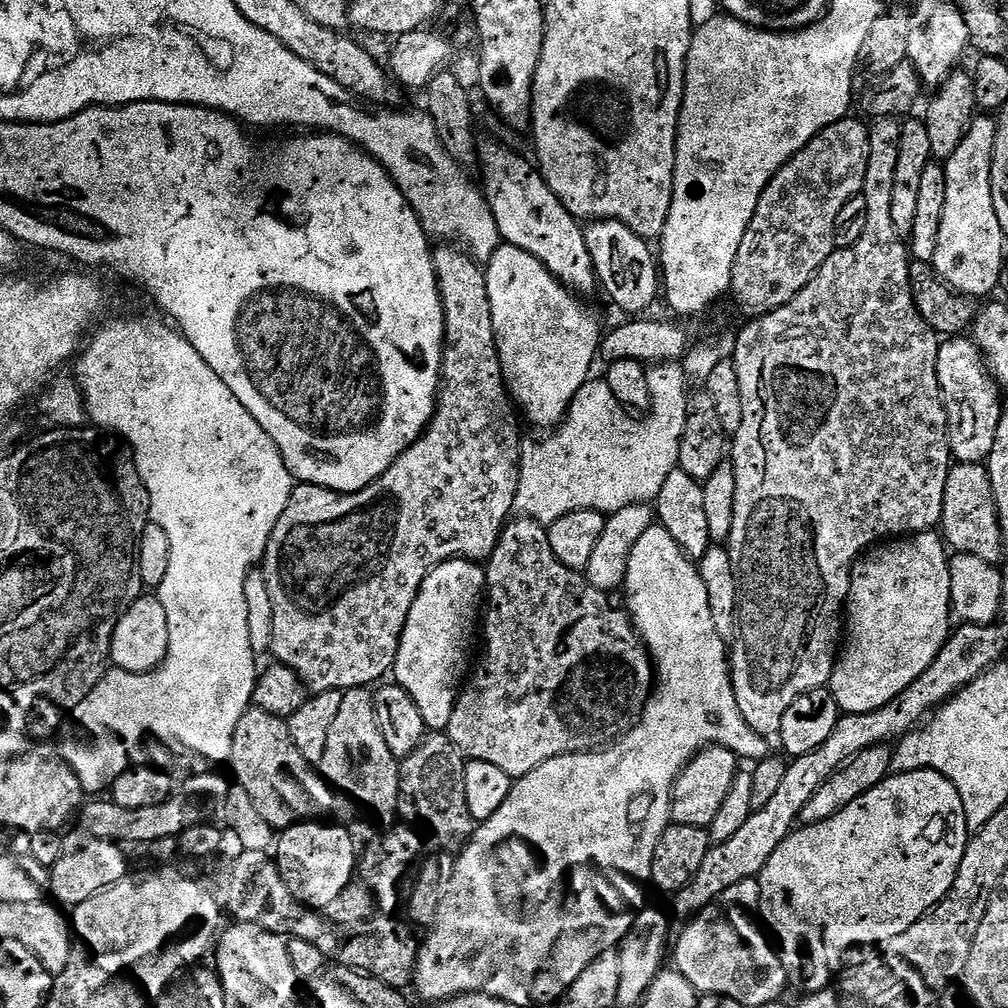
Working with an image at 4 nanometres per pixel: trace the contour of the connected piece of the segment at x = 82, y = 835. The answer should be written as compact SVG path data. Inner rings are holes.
M83 830L75 831L64 836L62 858L54 862L50 870L51 899L68 910L86 902L86 898L94 898L94 894L114 886L114 882L123 880L130 872L128 856L124 853L127 851L116 841L103 840Z

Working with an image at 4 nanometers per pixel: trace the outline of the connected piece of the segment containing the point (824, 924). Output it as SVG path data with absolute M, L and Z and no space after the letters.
M932 768L889 774L881 784L874 786L874 790L870 790L866 794L862 794L862 798L850 802L850 806L846 806L846 810L834 814L829 820L821 824L806 824L793 830L782 842L782 846L778 846L778 850L774 850L774 854L770 854L770 862L766 862L766 866L758 877L763 916L765 915L763 923L767 925L770 932L770 927L772 927L771 935L778 945L780 960L784 963L789 977L793 981L801 980L804 983L803 991L805 993L817 992L827 988L845 971L846 965L849 963L847 960L851 958L855 948L868 948L871 944L883 946L898 934L910 930L910 926L914 926L914 922L918 922L927 912L931 912L936 907L936 903L950 890L950 886L954 886L954 878L958 874L958 866L962 866L962 854L966 854L969 839L970 829L966 810L954 782L950 782L941 772L936 772Z

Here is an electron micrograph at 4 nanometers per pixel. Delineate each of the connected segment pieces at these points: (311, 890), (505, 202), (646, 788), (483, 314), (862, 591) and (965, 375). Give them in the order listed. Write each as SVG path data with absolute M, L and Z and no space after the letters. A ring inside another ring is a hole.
M328 822L294 823L279 833L274 844L274 859L282 874L282 882L286 882L286 886L290 886L290 894L294 894L294 898L298 898L298 902L317 910L330 906L330 901L338 894L342 894L342 890L346 890L348 884L353 883L358 872L357 841L351 831L347 827L339 828L336 824L324 823Z
M488 144L479 149L478 164L481 172L484 174L484 184L482 191L484 199L487 200L490 210L494 214L494 222L500 231L500 239L503 243L513 244L528 254L534 254L548 270L554 274L554 278L560 281L565 288L576 294L585 294L584 292L597 291L598 281L594 262L590 258L590 250L586 246L584 237L584 228L581 221L562 206L558 194L550 190L550 186L540 175L537 165L531 159L519 156L512 148L503 148L500 144Z
M654 526L646 530L642 538L638 538L638 546L634 546L634 554L630 554L624 588L628 592L627 611L654 661L654 687L651 689L648 704L644 707L639 722L623 733L619 740L599 750L555 756L550 758L550 762L542 762L542 766L538 766L530 774L519 777L513 783L506 802L502 802L494 815L477 827L471 842L456 856L454 878L450 878L450 886L442 898L442 906L438 906L438 914L427 929L428 937L423 937L420 945L414 989L416 988L417 994L424 1000L439 1002L449 1000L451 996L463 996L466 992L485 992L488 996L506 1000L517 1007L559 1001L564 991L574 982L574 978L578 978L578 974L582 974L582 970L586 970L586 966L590 966L590 962L594 962L598 954L613 951L623 941L636 920L636 913L645 907L644 880L645 884L651 881L654 850L658 850L658 842L672 820L672 791L684 767L700 751L713 746L729 748L741 761L759 762L770 754L769 737L754 730L754 726L750 726L750 722L742 718L742 710L738 710L738 698L732 685L730 648L714 626L714 614L710 612L710 598L700 577L700 569L664 528Z
M437 247L435 251L433 251L432 261L434 262L436 277L438 278L438 290L440 291L440 297L444 303L444 366L440 369L440 391L436 398L436 412L433 414L428 427L425 428L424 433L422 433L420 437L392 463L390 470L386 470L386 474L382 474L373 482L373 484L366 486L362 490L358 490L357 492L332 492L330 489L323 488L317 484L297 483L292 489L292 497L286 506L286 510L282 514L282 518L278 518L278 522L270 534L268 545L264 551L262 571L266 578L266 587L270 590L270 606L274 609L274 642L272 643L271 655L274 657L275 663L290 666L290 670L294 670L302 678L302 682L307 686L309 693L312 694L317 692L329 692L330 690L368 688L369 686L375 685L377 682L383 681L385 679L383 676L386 675L387 672L389 675L396 667L396 655L398 654L398 646L400 645L400 639L402 638L404 627L406 626L406 618L410 618L410 606L414 606L414 598L418 598L418 590L422 586L424 579L426 579L442 562L446 562L447 560L459 558L462 560L475 560L477 562L487 561L488 557L492 555L493 550L496 548L496 544L500 541L500 535L504 533L504 525L508 523L516 507L516 495L518 494L518 482L520 481L520 461L522 459L522 451L520 452L520 424L516 421L518 412L514 407L514 401L508 391L508 385L504 378L504 371L500 365L500 351L496 345L496 335L494 334L494 318L490 314L490 294L488 293L488 287L486 286L486 278L484 277L485 269L482 267L481 261L465 251L463 247L440 247L444 248L439 249Z
M933 530L881 542L856 561L846 605L846 639L830 681L841 713L866 714L886 706L938 658L954 624L949 559L941 533Z
M971 338L945 339L938 350L936 373L948 415L948 445L953 461L957 464L984 464L994 446L994 433L998 430L1002 411L1001 389L988 371L985 356Z

